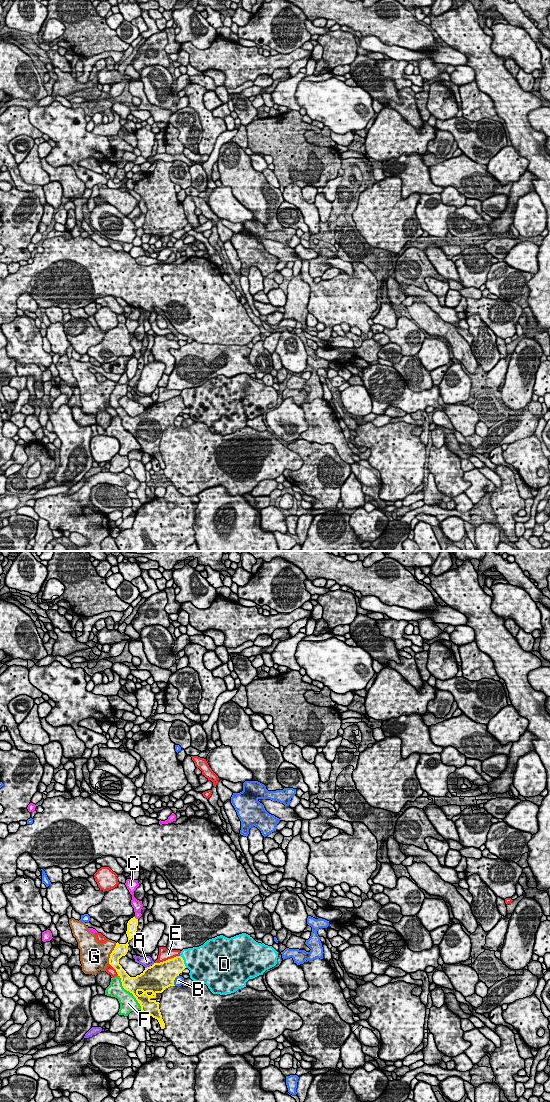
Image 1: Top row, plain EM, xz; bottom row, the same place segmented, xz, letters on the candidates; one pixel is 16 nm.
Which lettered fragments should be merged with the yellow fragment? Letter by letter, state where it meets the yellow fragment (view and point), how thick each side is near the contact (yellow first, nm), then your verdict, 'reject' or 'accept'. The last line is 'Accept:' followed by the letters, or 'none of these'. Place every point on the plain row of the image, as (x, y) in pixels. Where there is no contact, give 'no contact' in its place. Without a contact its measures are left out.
A: xz (147, 407) | 440/170 nm | reject
B: xz (174, 419) | 440/130 nm | reject
C: xz (135, 358) | 170/160 nm | reject
D: xz (183, 401) | 320/440 nm | reject
E: xz (166, 400) | 420/190 nm | reject
F: xz (129, 431) | 260/280 nm | reject
G: xz (110, 394) | 200/460 nm | reject
Accept: none of these

